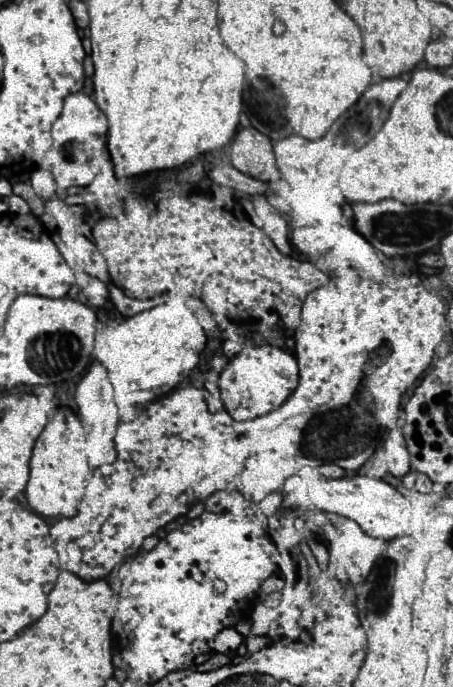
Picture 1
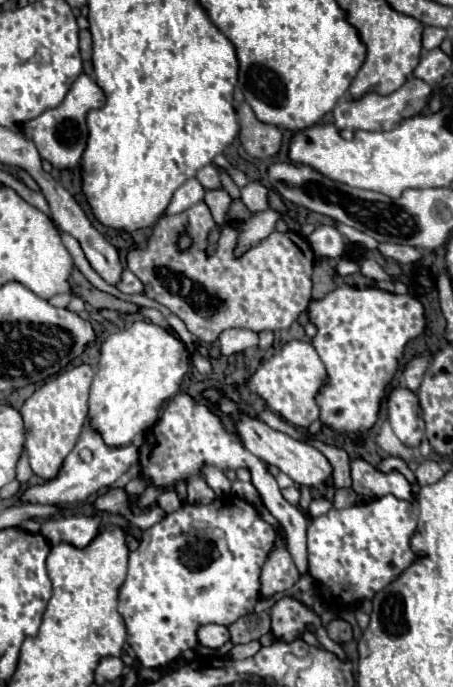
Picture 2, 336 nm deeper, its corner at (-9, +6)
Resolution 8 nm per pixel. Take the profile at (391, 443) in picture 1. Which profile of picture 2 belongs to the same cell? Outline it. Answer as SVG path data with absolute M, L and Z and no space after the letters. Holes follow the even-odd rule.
M393 388L387 396L387 418L395 436L407 446L419 446L425 434L419 398L407 388Z

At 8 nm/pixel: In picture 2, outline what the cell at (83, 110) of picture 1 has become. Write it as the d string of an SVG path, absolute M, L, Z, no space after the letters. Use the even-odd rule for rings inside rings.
M81 74L69 88L65 100L53 108L53 110L45 110L41 116L29 120L23 124L23 134L35 142L41 158L49 160L55 168L63 170L63 168L75 168L81 162L81 154L85 150L85 142L87 142L87 124L85 124L85 114L91 108L101 108L105 104L105 94L103 90L87 76Z

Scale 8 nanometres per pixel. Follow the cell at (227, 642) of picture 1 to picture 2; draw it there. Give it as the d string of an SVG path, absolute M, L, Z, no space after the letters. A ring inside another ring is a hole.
M205 624L199 626L197 640L205 648L221 648L229 640L229 630L219 624Z

